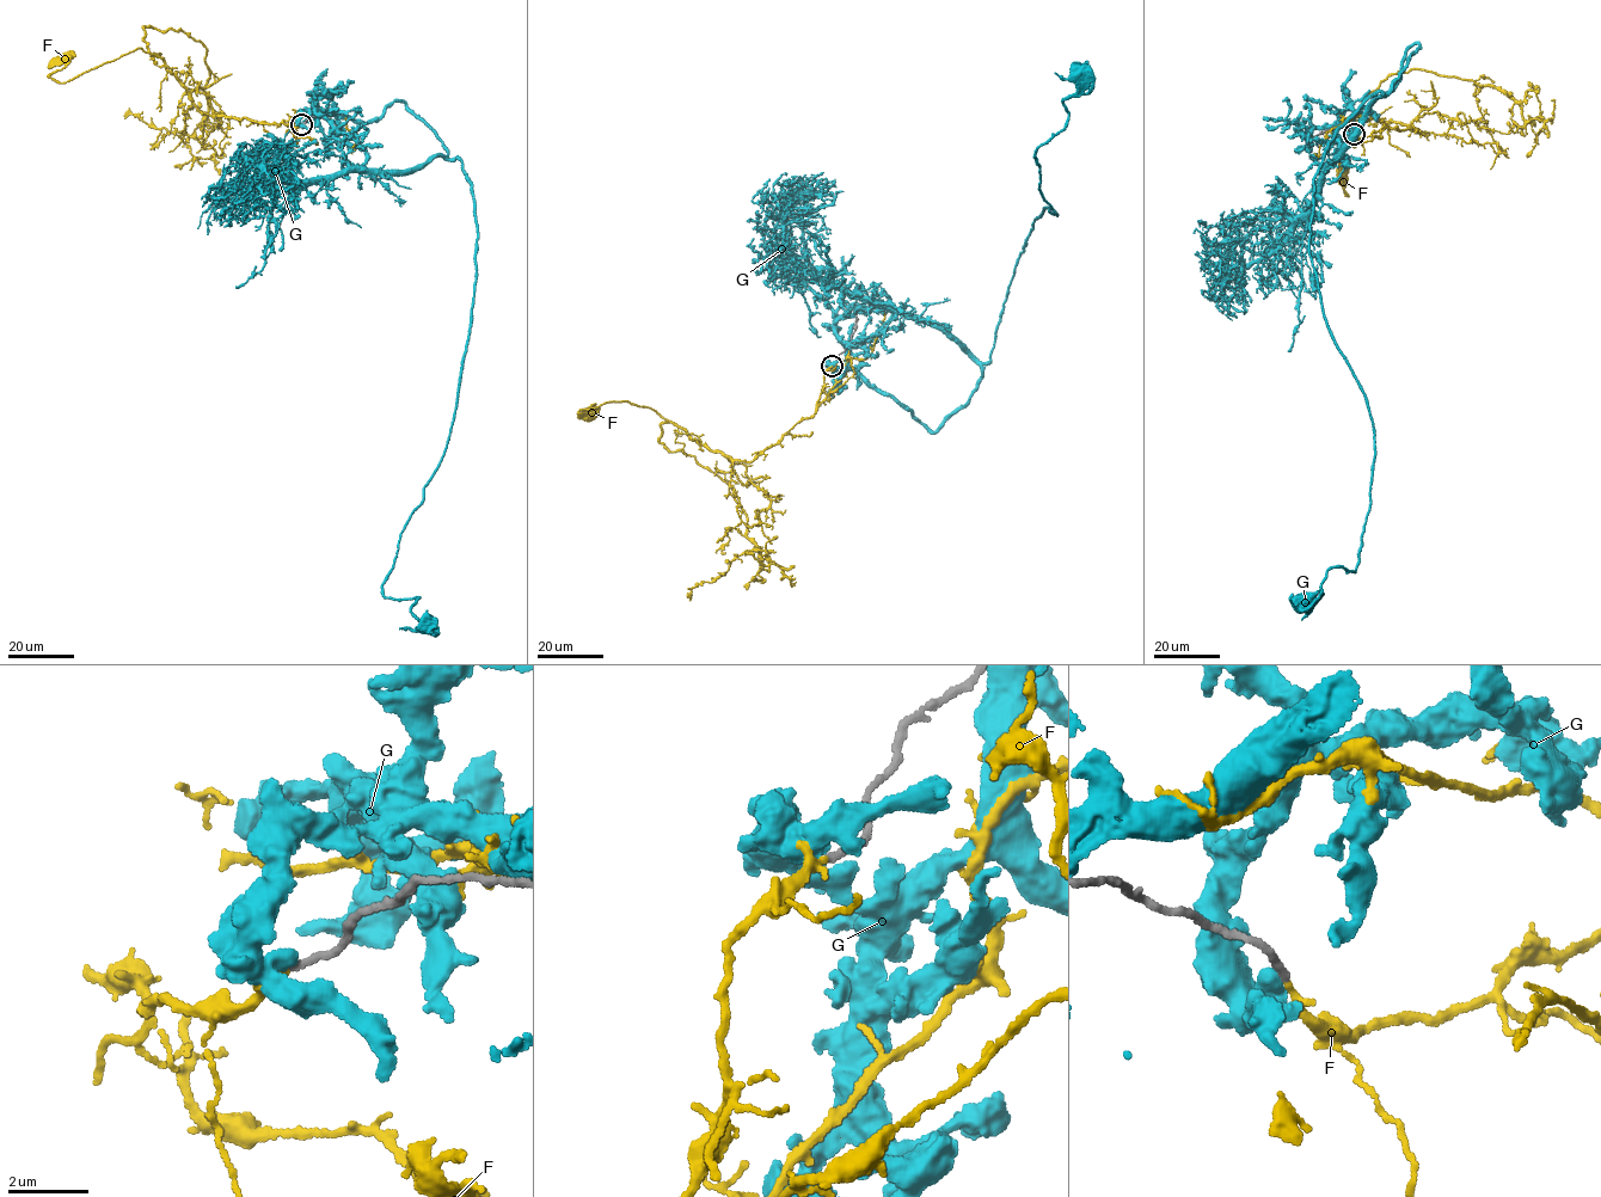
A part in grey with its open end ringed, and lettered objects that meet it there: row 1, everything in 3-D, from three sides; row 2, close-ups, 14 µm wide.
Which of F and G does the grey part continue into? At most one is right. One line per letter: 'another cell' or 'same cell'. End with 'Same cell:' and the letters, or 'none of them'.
F: same cell
G: another cell
Same cell: F

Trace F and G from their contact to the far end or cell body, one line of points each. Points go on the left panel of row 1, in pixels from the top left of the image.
F: (301, 124), (200, 112), (164, 60), (140, 48), (55, 81), (49, 77), (65, 66), (66, 56)
G: (302, 123), (370, 122), (400, 100), (473, 194), (454, 417), (382, 584), (418, 597), (424, 625)

